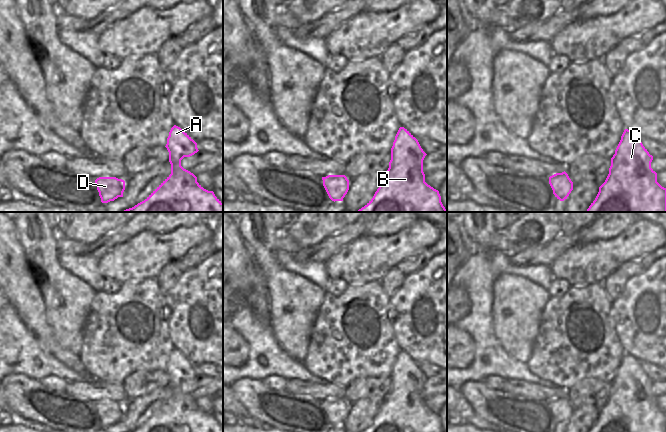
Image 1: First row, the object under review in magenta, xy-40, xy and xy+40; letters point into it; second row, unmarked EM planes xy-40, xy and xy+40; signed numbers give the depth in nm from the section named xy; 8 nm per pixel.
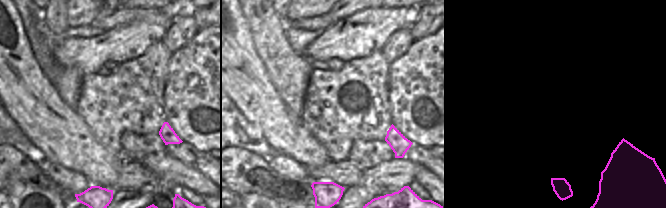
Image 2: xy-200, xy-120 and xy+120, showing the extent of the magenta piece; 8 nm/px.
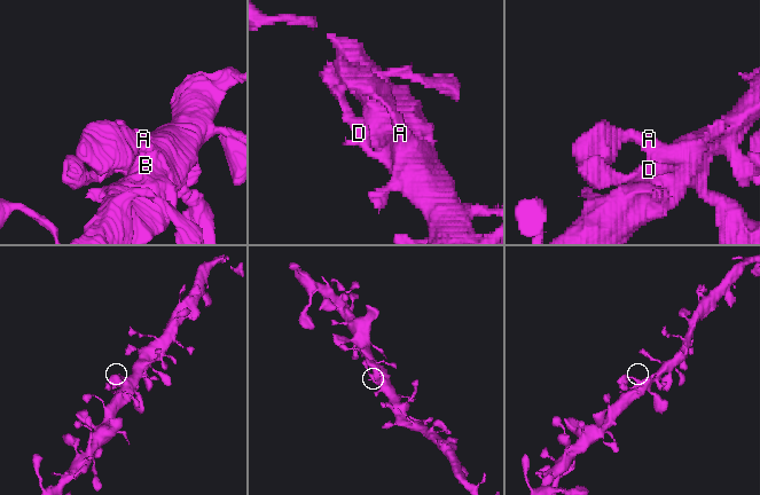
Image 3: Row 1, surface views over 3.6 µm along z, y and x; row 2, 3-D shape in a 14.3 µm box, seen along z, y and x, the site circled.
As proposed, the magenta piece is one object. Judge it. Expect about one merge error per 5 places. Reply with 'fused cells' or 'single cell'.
single cell

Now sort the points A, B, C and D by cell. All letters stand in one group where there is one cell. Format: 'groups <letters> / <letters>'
groups A B C D

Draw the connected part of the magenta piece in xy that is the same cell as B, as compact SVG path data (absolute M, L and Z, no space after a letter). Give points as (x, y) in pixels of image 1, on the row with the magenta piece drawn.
M400 127L393 142L393 146L391 148L391 160L389 162L389 168L383 177L383 180L379 184L379 188L375 192L373 198L361 209L358 211L344 211L344 212L447 212L447 209L443 206L441 202L441 196L439 191L431 187L425 182L425 174L423 172L423 160L427 154L421 148L418 140L404 127Z

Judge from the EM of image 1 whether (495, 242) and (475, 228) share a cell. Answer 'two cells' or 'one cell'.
two cells

